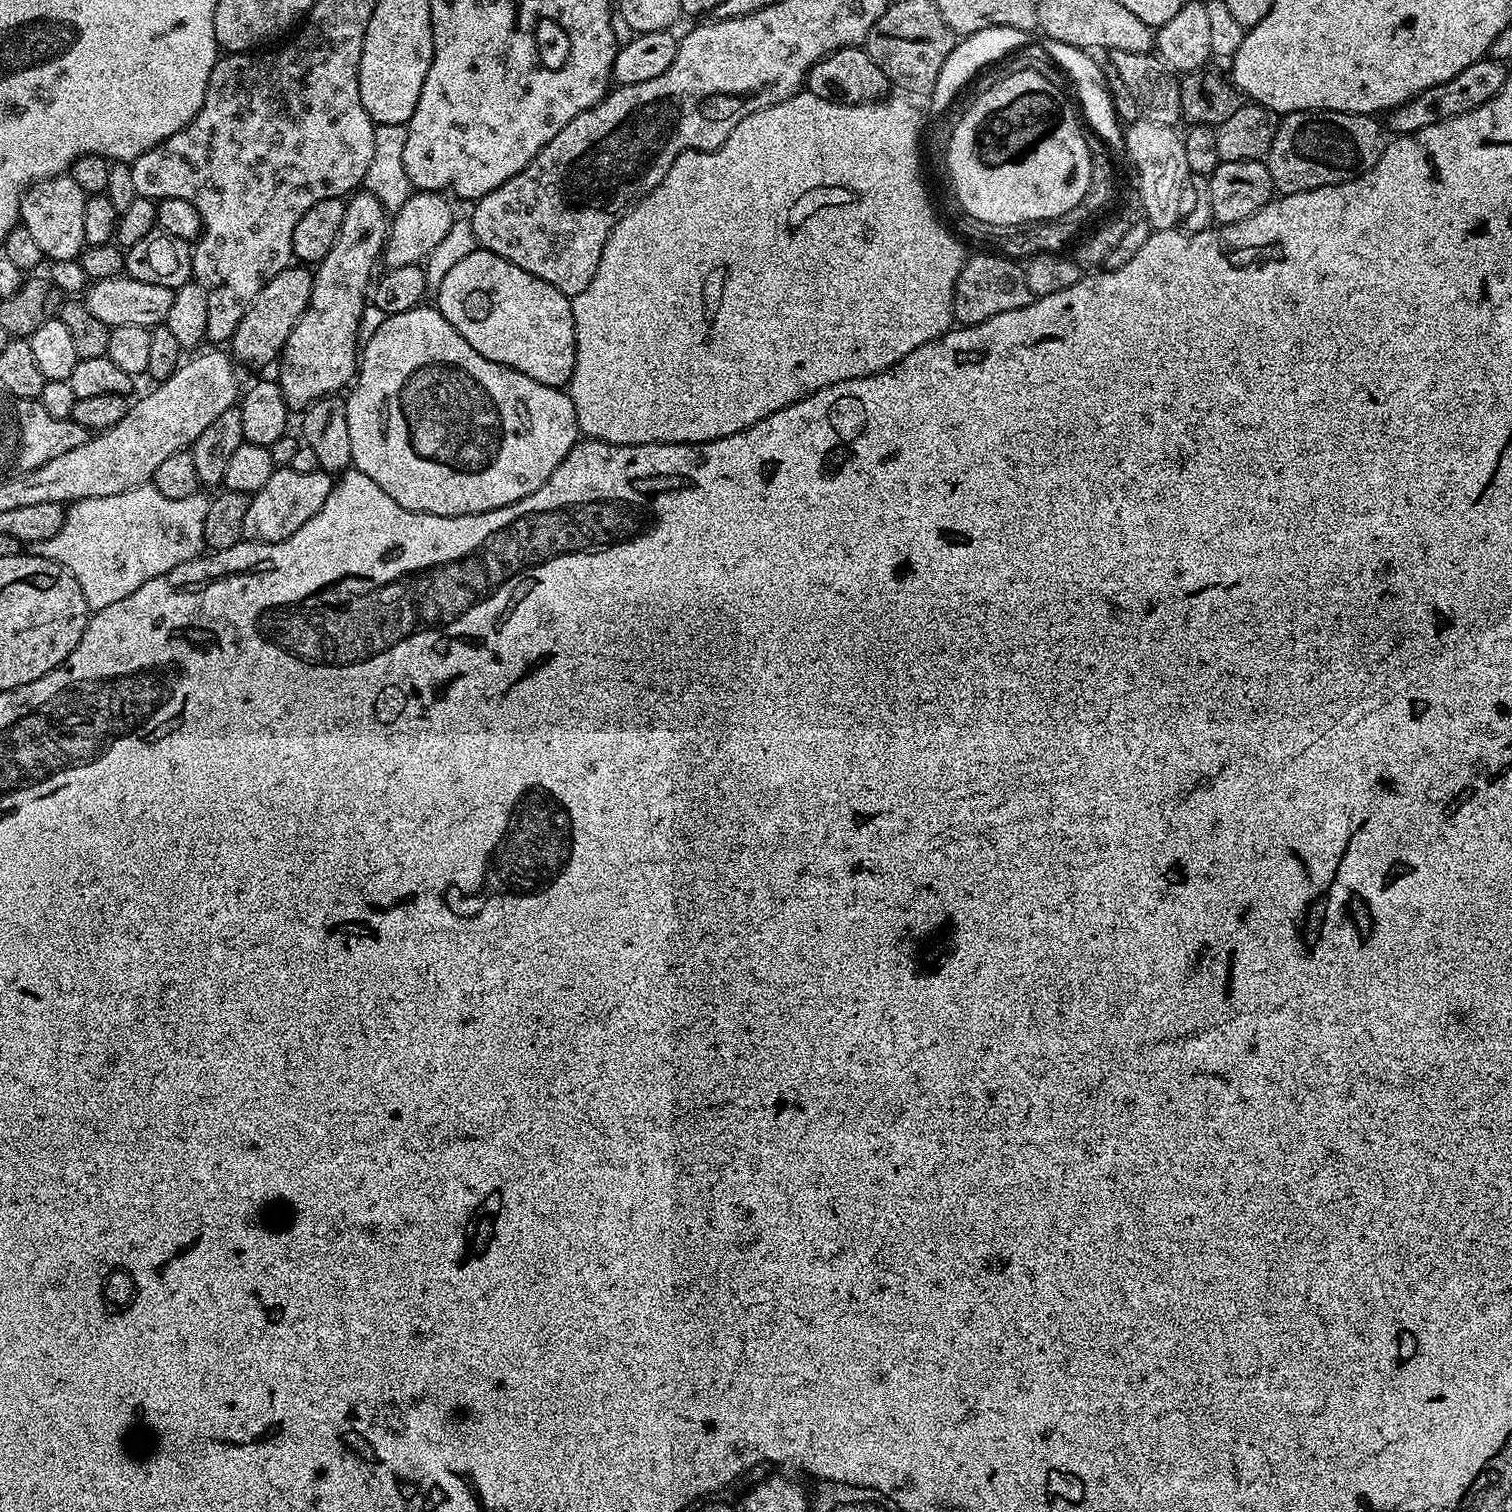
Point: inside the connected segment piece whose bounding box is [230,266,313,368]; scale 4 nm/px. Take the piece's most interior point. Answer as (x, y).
(261, 335)

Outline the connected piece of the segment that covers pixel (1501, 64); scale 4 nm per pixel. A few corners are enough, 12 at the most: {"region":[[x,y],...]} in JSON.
{"region":[[1485,58],[1386,116],[1389,133],[1417,132],[1494,98],[1505,61]]}

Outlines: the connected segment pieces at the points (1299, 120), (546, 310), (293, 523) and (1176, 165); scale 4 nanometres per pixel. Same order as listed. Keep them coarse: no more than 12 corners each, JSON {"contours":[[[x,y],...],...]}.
{"contours":[[[1289,112],[1266,163],[1277,193],[1343,184],[1382,158],[1376,116]],[[483,250],[435,307],[490,362],[563,389],[572,302]],[[277,468],[251,493],[244,540],[290,538],[322,510],[323,470]],[[1139,119],[1124,133],[1153,229],[1176,228],[1190,173],[1183,135]]]}

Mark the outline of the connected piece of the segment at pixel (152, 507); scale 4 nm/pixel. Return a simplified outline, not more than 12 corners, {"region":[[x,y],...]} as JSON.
{"region":[[209,497],[73,500],[31,545],[89,609],[201,555]]}

